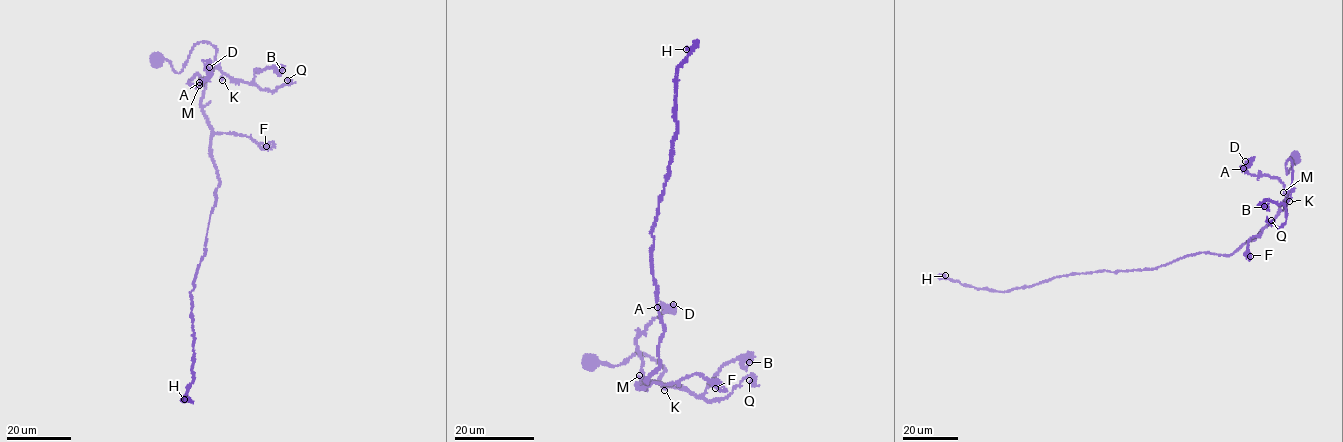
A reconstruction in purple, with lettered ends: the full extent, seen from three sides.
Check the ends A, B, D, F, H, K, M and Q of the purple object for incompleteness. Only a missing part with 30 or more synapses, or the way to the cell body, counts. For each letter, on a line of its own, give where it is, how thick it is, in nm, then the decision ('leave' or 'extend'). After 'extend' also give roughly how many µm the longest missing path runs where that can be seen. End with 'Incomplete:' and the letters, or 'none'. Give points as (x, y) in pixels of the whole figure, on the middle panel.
A: at (657, 307); 240 nm thick; leave
B: at (749, 362); 170 nm thick; leave
D: at (673, 304); 200 nm thick; leave
F: at (715, 388); 170 nm thick; leave
H: at (686, 49); 360 nm thick; extend; about 160 µm are missing
K: at (664, 390); 360 nm thick; leave
M: at (639, 375); 170 nm thick; leave
Q: at (749, 380); 150 nm thick; leave
Incomplete: H

